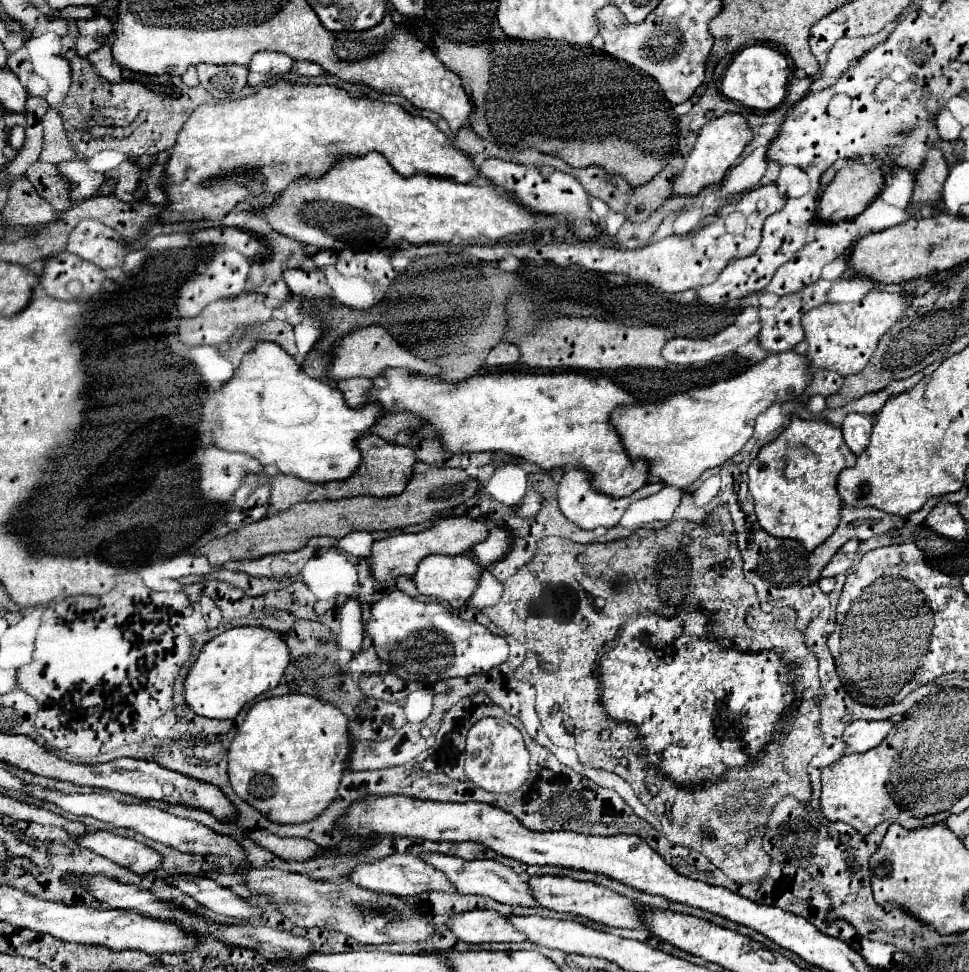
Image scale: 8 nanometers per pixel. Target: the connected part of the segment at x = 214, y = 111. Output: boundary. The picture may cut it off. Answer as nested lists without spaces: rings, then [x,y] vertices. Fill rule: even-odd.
[[[278,79],[272,85],[262,87],[252,97],[244,97],[230,103],[204,103],[190,115],[190,119],[178,135],[176,145],[172,147],[170,161],[166,163],[170,205],[164,209],[162,217],[164,221],[222,219],[238,203],[246,203],[248,207],[270,203],[276,193],[280,193],[290,181],[298,179],[300,175],[322,175],[332,165],[334,157],[366,155],[370,151],[382,153],[402,177],[426,173],[434,177],[456,179],[458,183],[468,183],[474,177],[478,177],[478,169],[474,167],[470,157],[452,147],[446,135],[432,121],[418,115],[410,115],[396,103],[380,103],[374,99],[370,101],[368,97],[352,97],[348,91],[334,85],[298,85],[286,79]],[[244,167],[262,169],[268,187],[264,199],[252,199],[248,191],[244,191],[238,183],[220,183],[210,189],[200,187],[200,181],[208,177],[224,175],[236,169],[242,171]]]

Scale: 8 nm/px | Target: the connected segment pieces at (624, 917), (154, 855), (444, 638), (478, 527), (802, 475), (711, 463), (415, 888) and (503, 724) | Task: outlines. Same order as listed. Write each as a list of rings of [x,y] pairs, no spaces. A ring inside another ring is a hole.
[[[534,875],[528,879],[528,887],[532,891],[532,897],[536,899],[538,905],[552,909],[552,911],[562,911],[570,915],[580,915],[586,919],[592,919],[596,923],[604,923],[610,927],[628,927],[628,929],[644,929],[640,925],[638,913],[636,913],[636,903],[632,899],[626,899],[602,885],[590,883],[590,881],[576,881],[570,877],[556,877],[556,875]]]
[[[90,831],[84,837],[78,839],[82,847],[92,849],[94,853],[138,873],[138,875],[148,875],[160,869],[162,857],[158,851],[152,847],[146,847],[134,839],[118,837],[108,831]]]
[[[392,589],[386,593],[380,601],[372,603],[372,615],[366,623],[366,631],[374,641],[376,653],[382,661],[390,665],[390,671],[406,681],[422,681],[422,683],[434,683],[440,679],[450,679],[450,677],[468,677],[474,673],[484,673],[490,671],[492,667],[498,667],[508,659],[508,641],[502,635],[496,635],[488,631],[480,623],[470,623],[462,621],[458,615],[450,613],[444,605],[440,603],[422,603],[400,589]]]
[[[468,515],[462,517],[444,517],[436,525],[420,533],[398,533],[388,539],[376,541],[372,547],[372,573],[378,581],[390,581],[398,575],[412,577],[416,573],[418,563],[428,555],[464,555],[470,553],[476,543],[482,543],[488,537],[488,523],[484,519],[472,519]]]
[[[792,415],[790,425],[768,445],[760,449],[752,465],[748,467],[748,491],[754,499],[754,511],[762,525],[762,529],[780,539],[798,539],[804,543],[808,551],[824,543],[836,529],[840,521],[840,509],[842,501],[836,491],[836,479],[838,473],[846,467],[852,467],[856,463],[856,455],[848,449],[848,445],[842,439],[842,429],[834,427],[828,421],[808,421]]]
[[[794,351],[776,353],[732,379],[676,393],[660,403],[620,405],[612,411],[610,423],[632,461],[644,459],[650,477],[682,491],[706,469],[720,467],[726,459],[740,453],[752,437],[756,417],[776,401],[800,397],[808,383],[810,375],[804,355]]]
[[[400,853],[382,857],[374,863],[356,865],[346,875],[346,879],[352,883],[360,883],[360,887],[364,887],[364,889],[384,891],[384,893],[392,893],[392,895],[416,895],[422,891],[456,891],[442,871],[426,865],[424,861],[420,861],[414,855],[400,855]]]
[[[484,717],[476,721],[466,737],[466,777],[490,793],[514,793],[518,791],[530,773],[530,753],[524,745],[522,733],[508,721]]]

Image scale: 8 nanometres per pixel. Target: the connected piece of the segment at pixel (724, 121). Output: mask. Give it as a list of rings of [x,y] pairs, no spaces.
[[[724,113],[716,119],[712,119],[710,123],[706,123],[696,137],[696,145],[694,145],[690,157],[686,159],[684,171],[672,185],[672,193],[674,195],[696,195],[706,185],[720,183],[722,177],[726,175],[726,171],[734,165],[734,161],[742,155],[744,147],[750,141],[752,141],[750,123],[740,113]]]

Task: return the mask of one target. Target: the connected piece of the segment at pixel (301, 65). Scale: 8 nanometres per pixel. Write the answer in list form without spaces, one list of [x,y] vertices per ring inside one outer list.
[[[294,61],[292,65],[292,71],[298,73],[298,75],[304,75],[304,77],[314,77],[314,75],[322,75],[324,69],[312,61]]]

